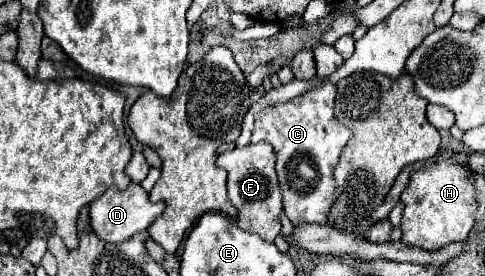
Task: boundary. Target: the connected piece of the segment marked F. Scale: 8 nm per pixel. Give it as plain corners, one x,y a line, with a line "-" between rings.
260,142
248,144
244,148
234,148
220,154
216,166
228,172
228,200
238,210
238,228
258,234
266,242
274,242
282,228
282,192
276,178
276,154
272,146
268,146
268,142

